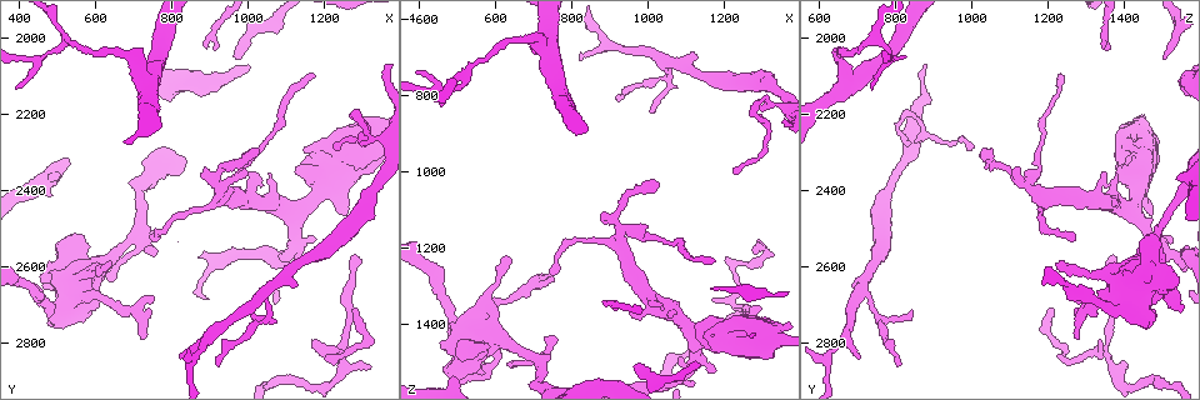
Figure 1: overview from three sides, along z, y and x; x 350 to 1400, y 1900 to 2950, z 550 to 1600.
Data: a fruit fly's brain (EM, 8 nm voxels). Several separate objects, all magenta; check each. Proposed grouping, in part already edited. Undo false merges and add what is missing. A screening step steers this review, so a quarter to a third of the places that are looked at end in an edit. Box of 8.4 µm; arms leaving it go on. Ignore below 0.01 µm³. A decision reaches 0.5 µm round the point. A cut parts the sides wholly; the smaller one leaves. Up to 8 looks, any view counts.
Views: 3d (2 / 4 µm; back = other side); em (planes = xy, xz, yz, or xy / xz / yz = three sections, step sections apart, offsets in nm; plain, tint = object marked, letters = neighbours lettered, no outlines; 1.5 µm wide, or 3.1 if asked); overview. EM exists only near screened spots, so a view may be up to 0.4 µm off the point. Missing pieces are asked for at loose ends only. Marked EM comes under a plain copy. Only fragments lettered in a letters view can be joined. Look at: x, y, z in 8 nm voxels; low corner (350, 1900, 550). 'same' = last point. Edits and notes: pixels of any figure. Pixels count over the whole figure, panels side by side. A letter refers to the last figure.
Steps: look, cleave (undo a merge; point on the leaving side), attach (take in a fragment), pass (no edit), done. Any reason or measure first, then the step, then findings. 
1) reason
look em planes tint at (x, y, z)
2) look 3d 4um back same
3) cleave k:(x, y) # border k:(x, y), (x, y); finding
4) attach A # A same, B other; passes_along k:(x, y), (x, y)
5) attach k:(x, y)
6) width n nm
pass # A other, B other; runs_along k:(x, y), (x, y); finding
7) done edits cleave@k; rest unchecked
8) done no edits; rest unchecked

look 3d 2um at (970, 2050, 1510)

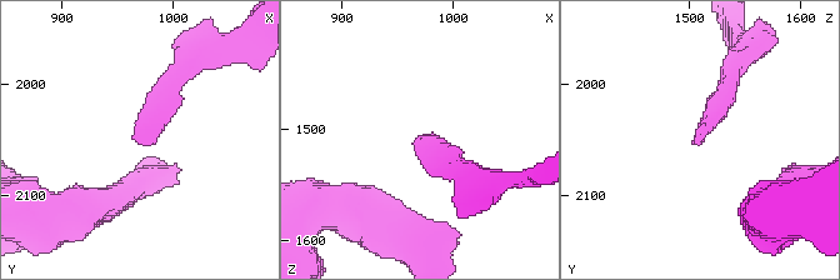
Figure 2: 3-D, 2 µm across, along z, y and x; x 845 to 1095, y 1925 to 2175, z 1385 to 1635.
look em planes letters at (972, 2052, 1506)

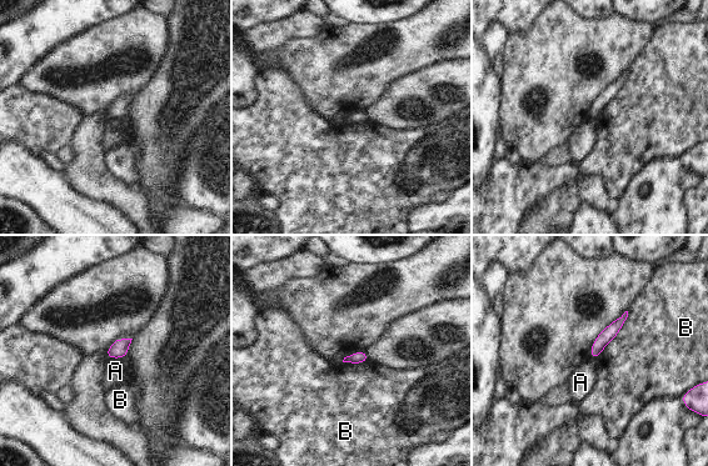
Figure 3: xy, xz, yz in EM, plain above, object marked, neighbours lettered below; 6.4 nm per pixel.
longest_contact B 360 nm
pass # A other, B other; runs_along 3:(621, 320), (602, 340), (593, 354); none of them fits

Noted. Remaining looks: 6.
tapers out
look 3d 4um at (1280, 2570, 1375)

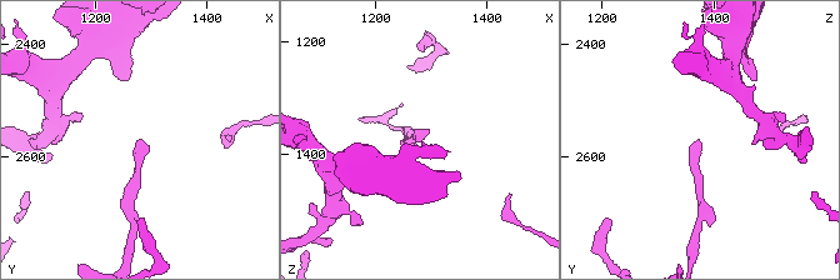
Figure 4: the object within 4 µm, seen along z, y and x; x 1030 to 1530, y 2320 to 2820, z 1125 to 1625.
now the EM
look em yz step 8 tint at (1285, 2565, 1375)

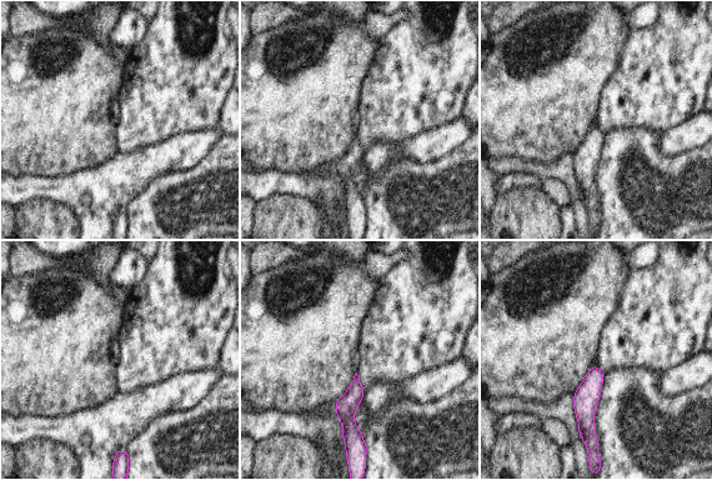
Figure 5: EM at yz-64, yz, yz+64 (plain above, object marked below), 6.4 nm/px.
another direction
look em planes letters same

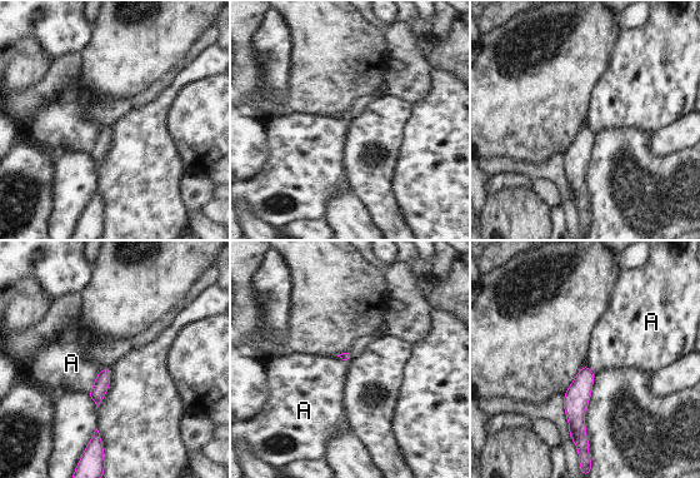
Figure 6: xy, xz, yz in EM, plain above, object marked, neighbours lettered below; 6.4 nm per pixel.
longest_contact A 220 nm
pass # A other; no lettered fragment goes on from it

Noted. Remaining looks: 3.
sharp bend
look 3d 4um at (1325, 2255, 820)

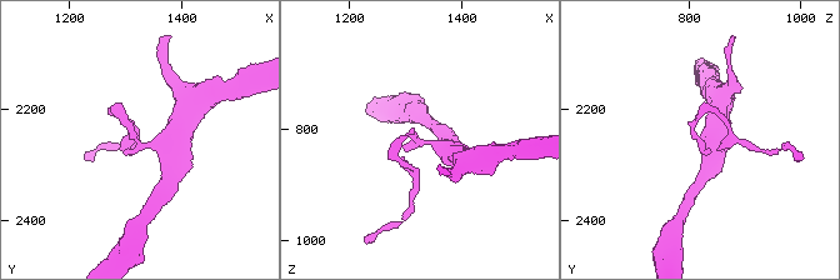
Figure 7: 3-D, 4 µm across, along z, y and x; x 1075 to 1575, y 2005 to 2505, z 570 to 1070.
need the tissue
look em xz step 4 tint at (1325, 2260, 820)

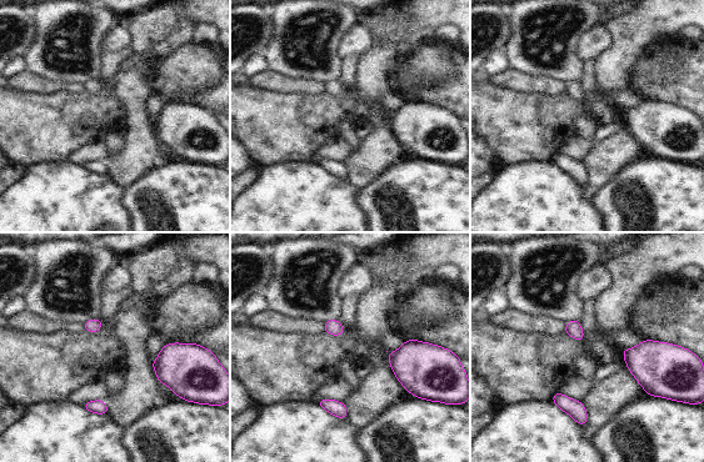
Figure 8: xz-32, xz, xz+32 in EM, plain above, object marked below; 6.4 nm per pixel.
another direction
look em planes letters same

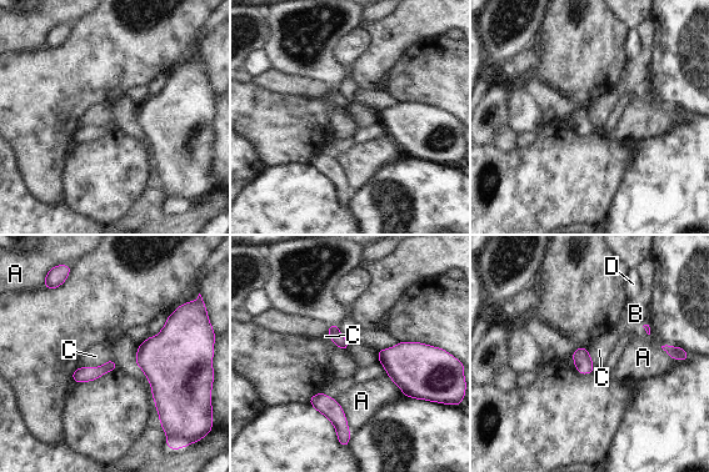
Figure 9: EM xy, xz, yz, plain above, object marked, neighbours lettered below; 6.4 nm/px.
pass # A other, B other, C other, D other; runs_along 9:(113, 366), (75, 376); continuous, no second neuron

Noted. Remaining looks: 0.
done no edits; rest unchecked

